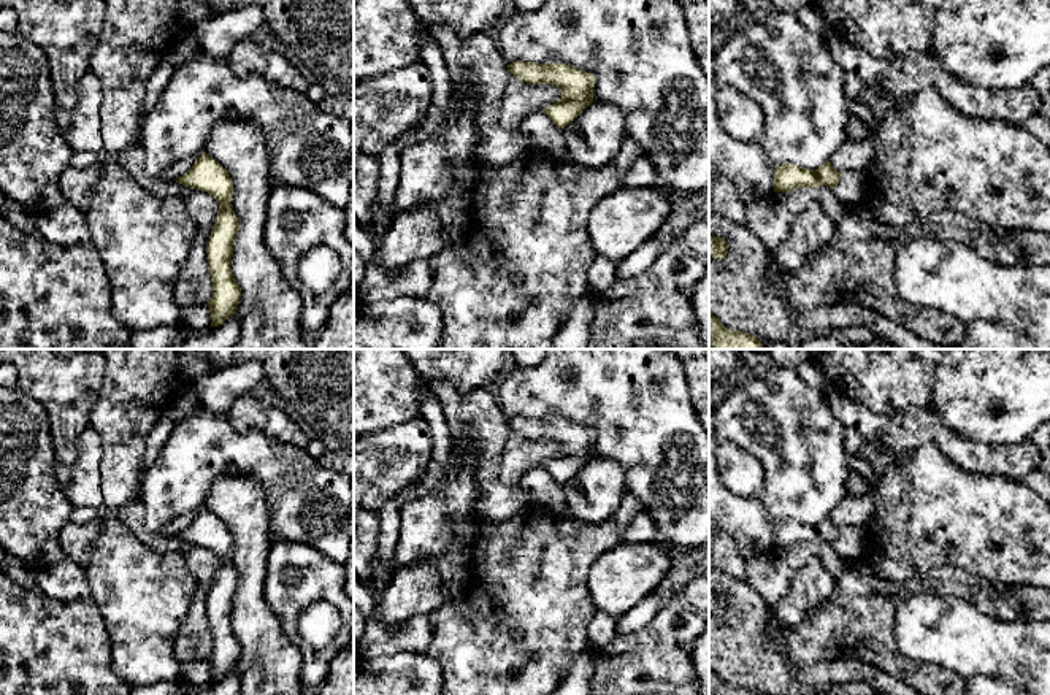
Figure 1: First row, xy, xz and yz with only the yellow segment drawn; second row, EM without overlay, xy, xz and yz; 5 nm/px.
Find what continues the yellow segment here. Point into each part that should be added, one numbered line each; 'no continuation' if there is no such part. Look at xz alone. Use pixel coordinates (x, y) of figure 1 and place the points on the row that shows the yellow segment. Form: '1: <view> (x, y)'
no continuation

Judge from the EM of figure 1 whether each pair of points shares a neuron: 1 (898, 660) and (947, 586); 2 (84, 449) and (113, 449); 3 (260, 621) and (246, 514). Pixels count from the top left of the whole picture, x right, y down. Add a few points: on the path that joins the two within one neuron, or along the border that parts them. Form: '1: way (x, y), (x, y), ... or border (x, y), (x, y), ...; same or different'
1: way (884, 632), (884, 611), (906, 589), (919, 586); same
2: border (91, 424), (100, 440), (102, 487); different
3: way (251, 594), (251, 541); same

